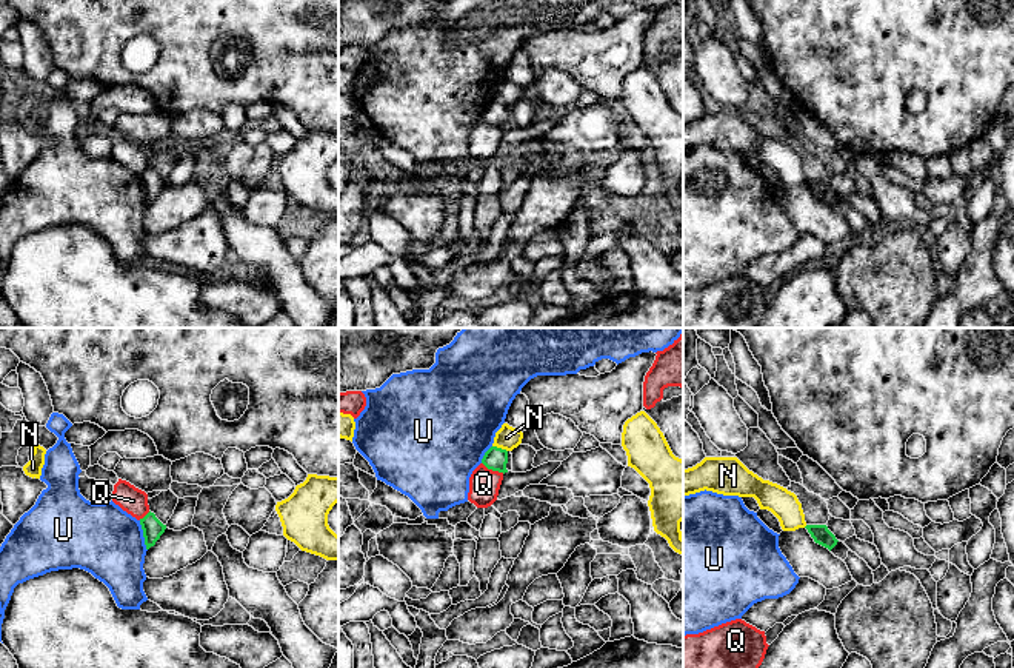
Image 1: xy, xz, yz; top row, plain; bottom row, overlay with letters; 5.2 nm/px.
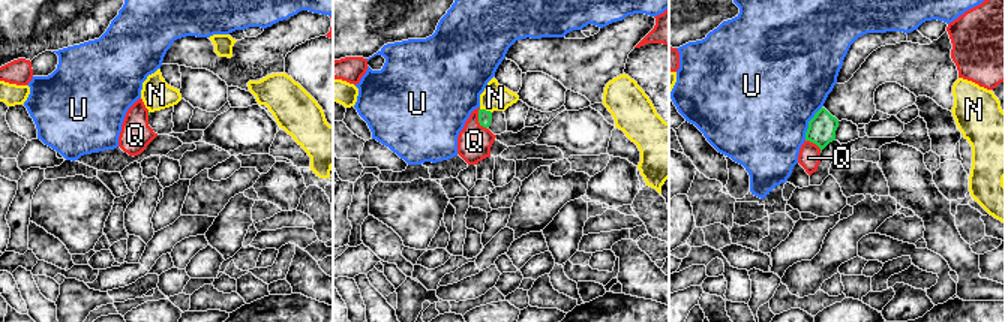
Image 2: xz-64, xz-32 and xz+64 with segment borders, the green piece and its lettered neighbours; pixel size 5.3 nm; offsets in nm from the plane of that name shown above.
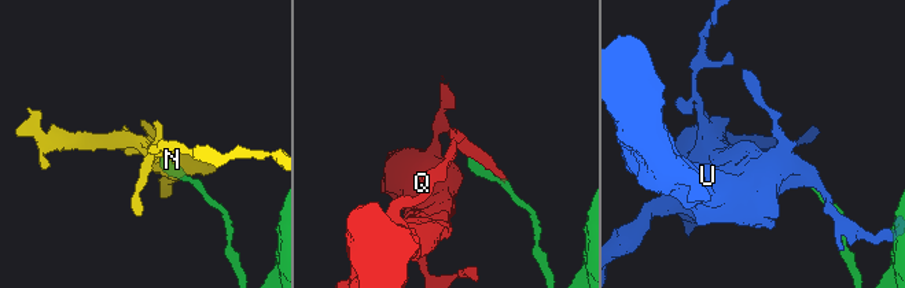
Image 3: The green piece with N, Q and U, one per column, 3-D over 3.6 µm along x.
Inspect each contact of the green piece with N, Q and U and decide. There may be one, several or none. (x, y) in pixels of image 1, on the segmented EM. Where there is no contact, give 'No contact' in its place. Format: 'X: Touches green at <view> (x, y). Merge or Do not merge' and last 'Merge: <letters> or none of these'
N: Touches green at xz (500, 448). Do not merge
Q: Touches green at xz (493, 470). Do not merge
U: Touches green at xy (143, 536). Do not merge
Merge: none of these

